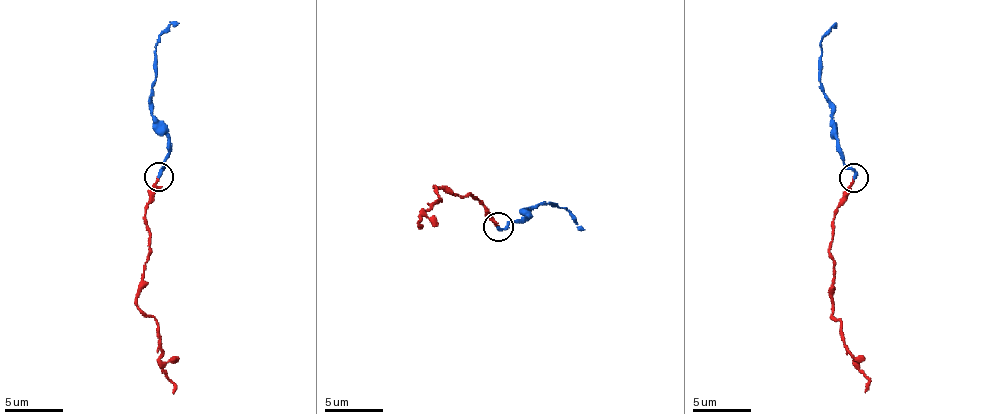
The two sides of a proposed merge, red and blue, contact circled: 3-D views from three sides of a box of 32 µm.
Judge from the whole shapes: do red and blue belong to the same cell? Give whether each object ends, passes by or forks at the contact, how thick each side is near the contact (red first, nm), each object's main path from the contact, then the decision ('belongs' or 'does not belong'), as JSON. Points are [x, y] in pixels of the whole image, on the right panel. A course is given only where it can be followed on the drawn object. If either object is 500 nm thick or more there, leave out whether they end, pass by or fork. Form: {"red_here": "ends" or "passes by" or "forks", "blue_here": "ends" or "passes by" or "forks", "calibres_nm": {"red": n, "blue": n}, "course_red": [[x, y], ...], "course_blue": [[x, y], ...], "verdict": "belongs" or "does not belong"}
{"red_here": "ends", "blue_here": "ends", "calibres_nm": {"red": 150, "blue": 220}, "course_red": [[852, 179], [832, 221], [833, 312], [840, 322], [854, 365], [868, 381], [865, 393]], "course_blue": [[855, 179], [841, 154], [832, 103], [822, 92], [821, 45], [835, 22]], "verdict": "belongs"}

